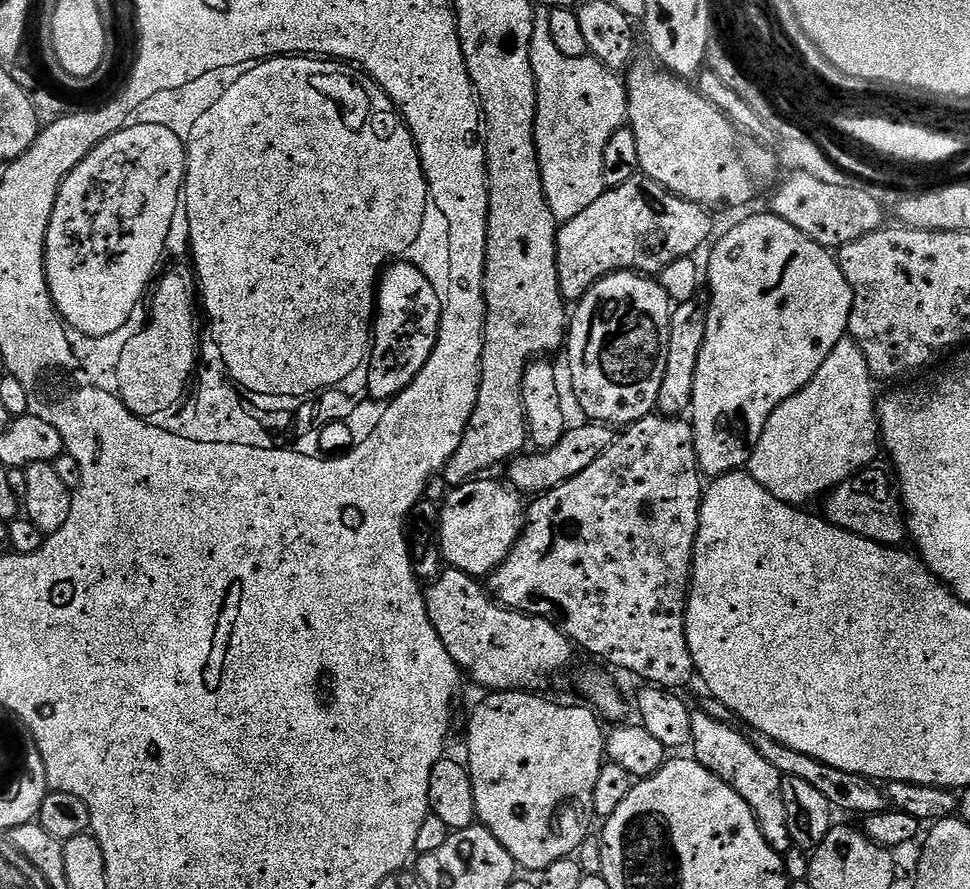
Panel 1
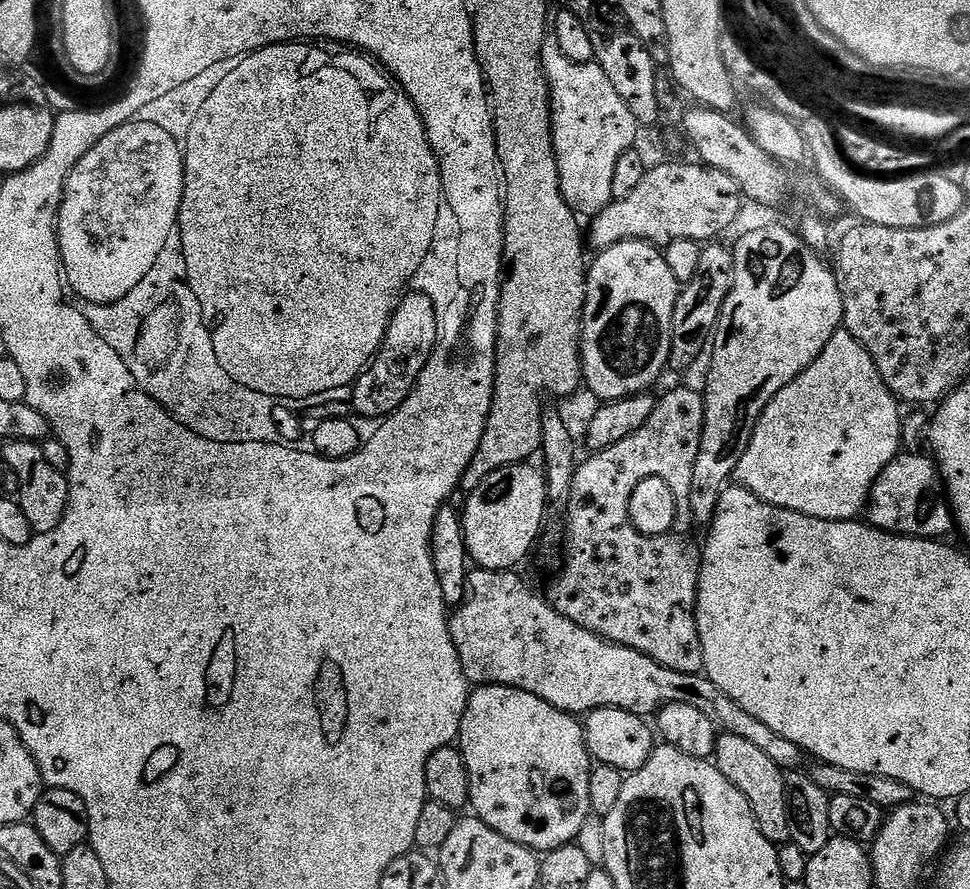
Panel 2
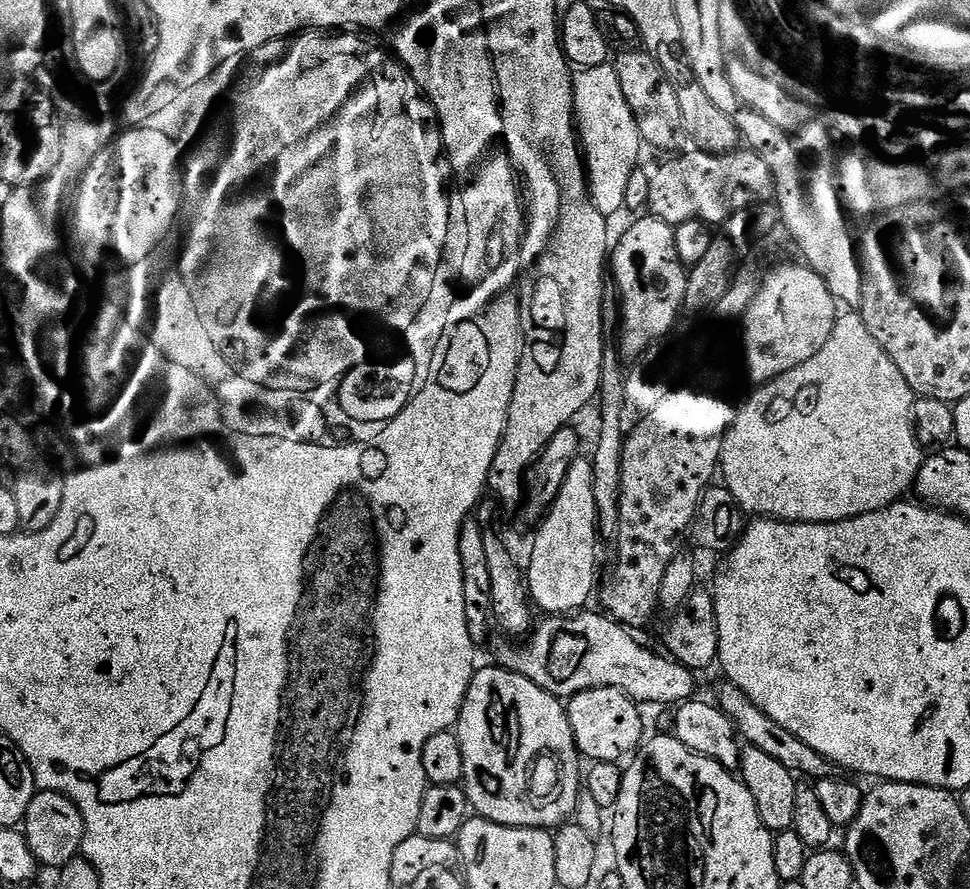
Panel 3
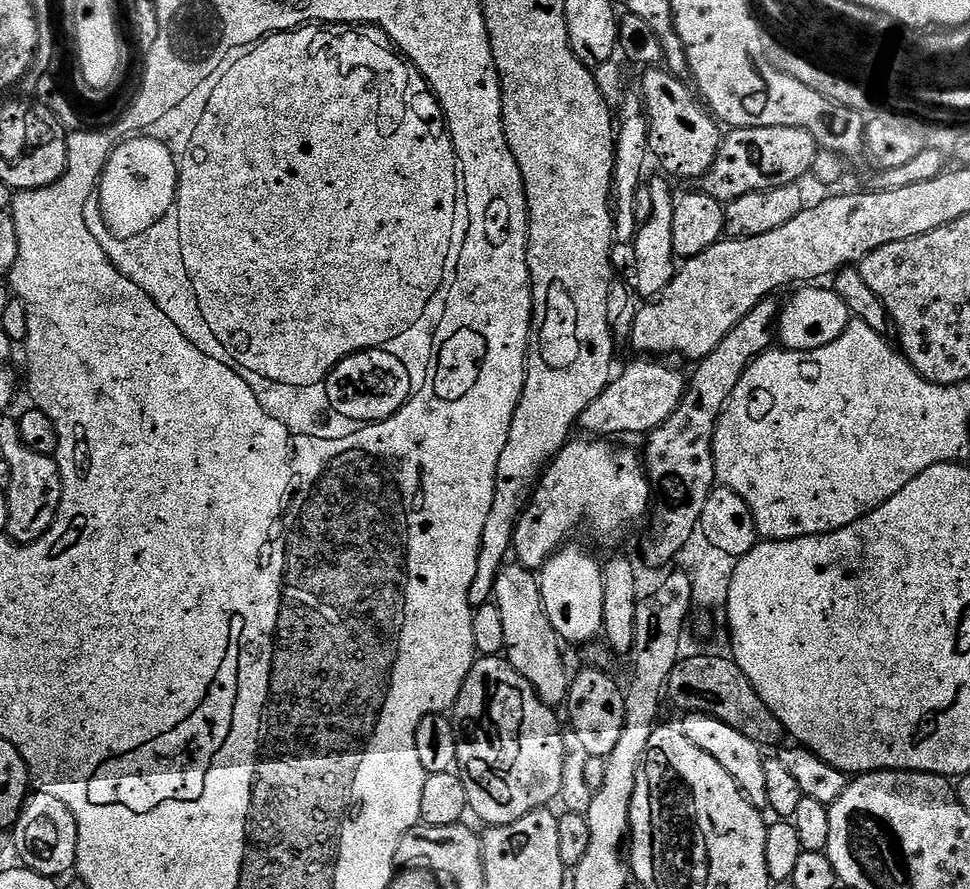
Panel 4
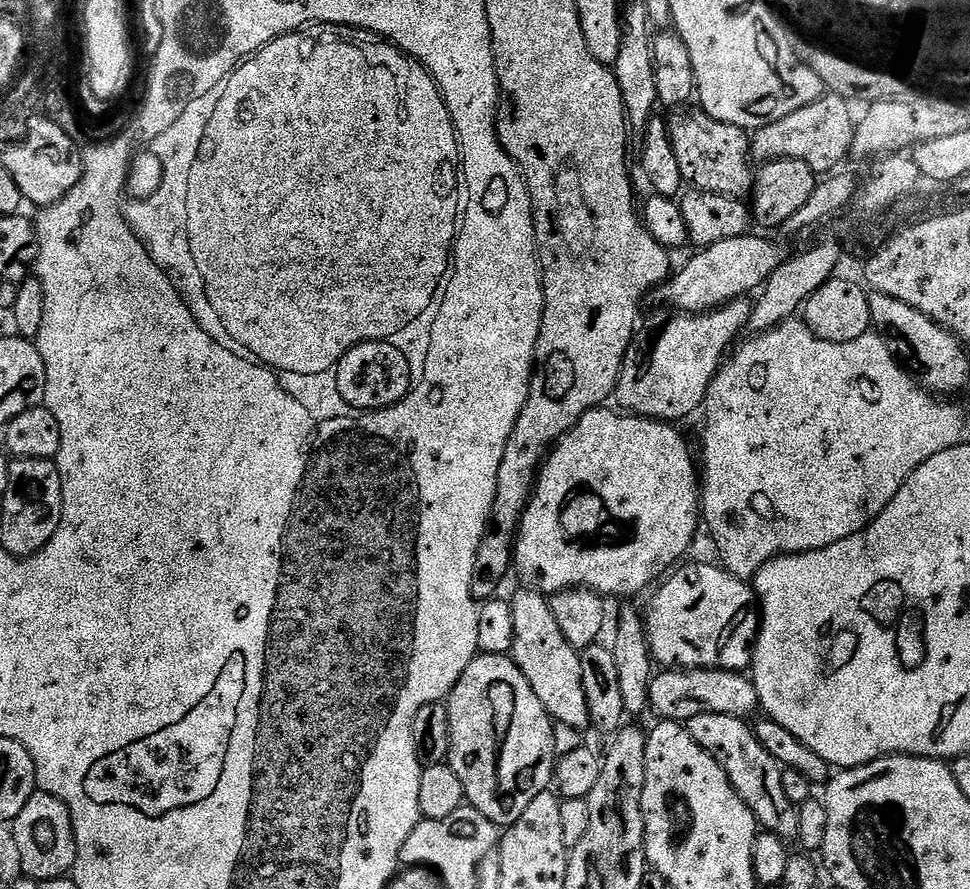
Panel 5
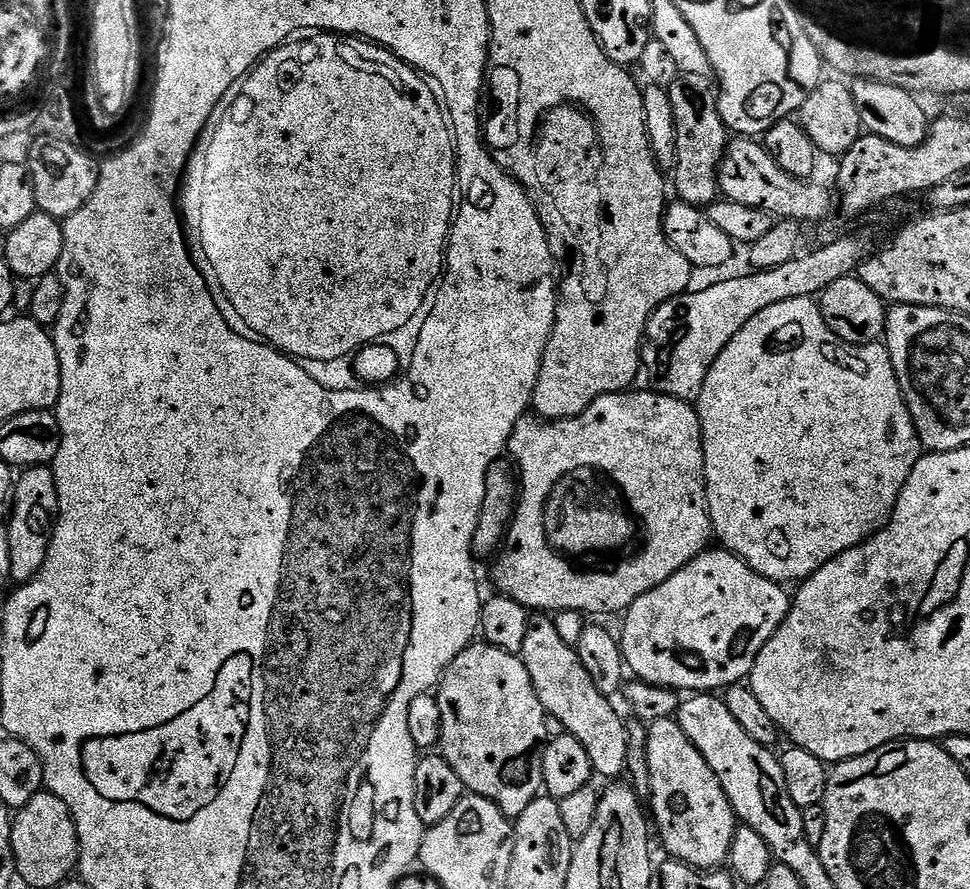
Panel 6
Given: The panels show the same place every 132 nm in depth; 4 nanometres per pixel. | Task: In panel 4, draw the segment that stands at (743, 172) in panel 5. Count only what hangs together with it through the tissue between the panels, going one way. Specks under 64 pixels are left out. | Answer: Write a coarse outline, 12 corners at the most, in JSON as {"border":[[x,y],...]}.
{"border":[[648,68],[638,91],[648,150],[669,177],[699,181],[721,129],[691,87]]}

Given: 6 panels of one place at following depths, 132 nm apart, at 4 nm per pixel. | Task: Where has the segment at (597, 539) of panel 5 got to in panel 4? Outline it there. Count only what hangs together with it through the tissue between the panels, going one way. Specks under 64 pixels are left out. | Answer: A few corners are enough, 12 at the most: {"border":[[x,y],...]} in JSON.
{"border":[[573,439],[512,539],[539,570],[585,524],[616,536],[650,512],[643,459]]}

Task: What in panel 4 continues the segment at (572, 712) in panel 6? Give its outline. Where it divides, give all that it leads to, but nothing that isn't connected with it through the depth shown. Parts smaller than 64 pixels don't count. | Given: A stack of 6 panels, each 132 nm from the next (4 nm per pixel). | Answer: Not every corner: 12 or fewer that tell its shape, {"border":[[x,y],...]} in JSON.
{"border":[[505,563],[492,600],[503,655],[549,706],[568,698],[537,573]]}

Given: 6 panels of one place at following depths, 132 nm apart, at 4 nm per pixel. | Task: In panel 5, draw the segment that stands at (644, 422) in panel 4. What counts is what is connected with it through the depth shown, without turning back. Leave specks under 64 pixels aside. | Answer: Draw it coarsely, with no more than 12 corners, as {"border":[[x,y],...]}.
{"border":[[753,301],[673,311],[628,348],[614,400],[681,422]]}

